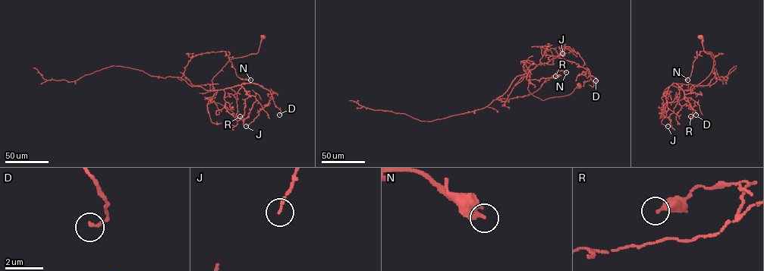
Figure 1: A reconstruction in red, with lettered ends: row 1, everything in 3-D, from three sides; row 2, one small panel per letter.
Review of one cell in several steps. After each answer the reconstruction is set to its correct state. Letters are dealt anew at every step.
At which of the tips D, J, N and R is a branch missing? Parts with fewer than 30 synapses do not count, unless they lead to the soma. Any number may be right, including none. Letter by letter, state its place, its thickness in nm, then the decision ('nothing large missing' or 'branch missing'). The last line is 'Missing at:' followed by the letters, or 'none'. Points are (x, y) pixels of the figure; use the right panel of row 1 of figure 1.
D: place (696, 115); calibre 150 nm; nothing large missing
J: place (668, 126); calibre 110 nm; nothing large missing
N: place (687, 80); calibre 340 nm; nothing large missing
R: place (690, 116); calibre 220 nm; nothing large missing
Missing at: none

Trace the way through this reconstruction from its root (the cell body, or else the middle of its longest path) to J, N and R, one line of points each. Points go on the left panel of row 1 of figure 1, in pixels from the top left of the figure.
J: (263, 37), (257, 52), (230, 59), (212, 80), (214, 90), (241, 85), (255, 96), (262, 108), (246, 126)
N: (263, 37), (213, 77), (215, 90), (181, 77), (194, 56), (224, 51), (250, 80)
R: (263, 37), (257, 52), (230, 59), (212, 80), (217, 93), (210, 100), (227, 107), (240, 116)

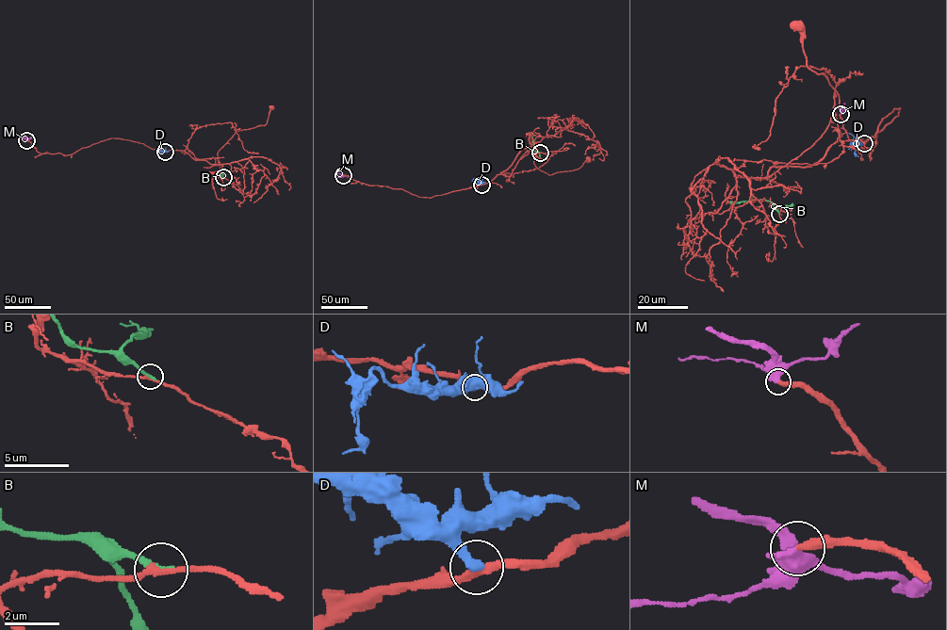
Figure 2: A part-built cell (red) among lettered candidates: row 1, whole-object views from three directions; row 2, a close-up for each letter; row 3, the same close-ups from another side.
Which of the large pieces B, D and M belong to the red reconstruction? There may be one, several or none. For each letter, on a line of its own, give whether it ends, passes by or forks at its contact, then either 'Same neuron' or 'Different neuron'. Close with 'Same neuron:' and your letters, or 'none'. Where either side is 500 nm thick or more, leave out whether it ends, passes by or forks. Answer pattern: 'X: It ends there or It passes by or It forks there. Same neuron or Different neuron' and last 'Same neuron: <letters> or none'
B: It ends there. Different neuron
D: It ends there. Different neuron
M: Same neuron
Same neuron: M

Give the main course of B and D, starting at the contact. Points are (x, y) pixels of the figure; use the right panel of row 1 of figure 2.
B: (779, 214), (765, 200), (730, 201)
D: (864, 143), (851, 140), (855, 153), (858, 156)

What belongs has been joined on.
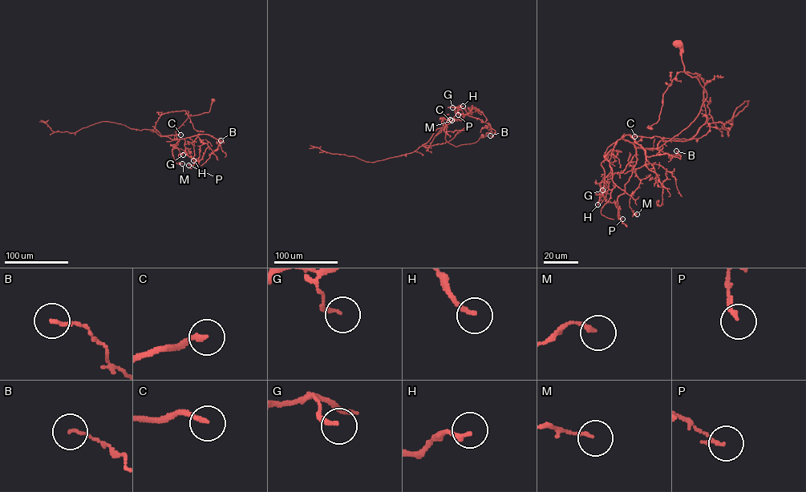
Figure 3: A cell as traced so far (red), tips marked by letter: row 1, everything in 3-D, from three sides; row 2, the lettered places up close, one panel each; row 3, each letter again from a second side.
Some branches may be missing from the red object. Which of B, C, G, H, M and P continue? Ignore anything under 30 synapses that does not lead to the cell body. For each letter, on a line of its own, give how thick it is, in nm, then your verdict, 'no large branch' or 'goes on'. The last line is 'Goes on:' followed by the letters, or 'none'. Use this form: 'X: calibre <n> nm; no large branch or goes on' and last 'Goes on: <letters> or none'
B: calibre 110 nm; no large branch
C: calibre 180 nm; goes on
G: calibre 170 nm; no large branch
H: calibre 180 nm; no large branch
M: calibre 140 nm; no large branch
P: calibre 150 nm; no large branch
Goes on: C

